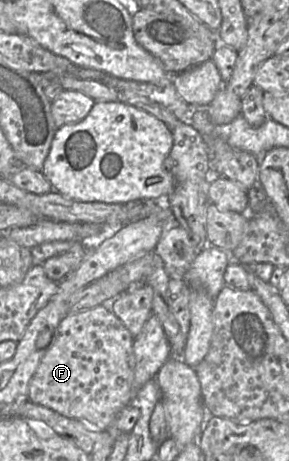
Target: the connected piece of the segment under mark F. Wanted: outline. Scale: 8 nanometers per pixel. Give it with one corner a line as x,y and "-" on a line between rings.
108,305
69,313
29,382
29,401
80,420
96,431
107,429
120,411
134,402
133,343
134,337

